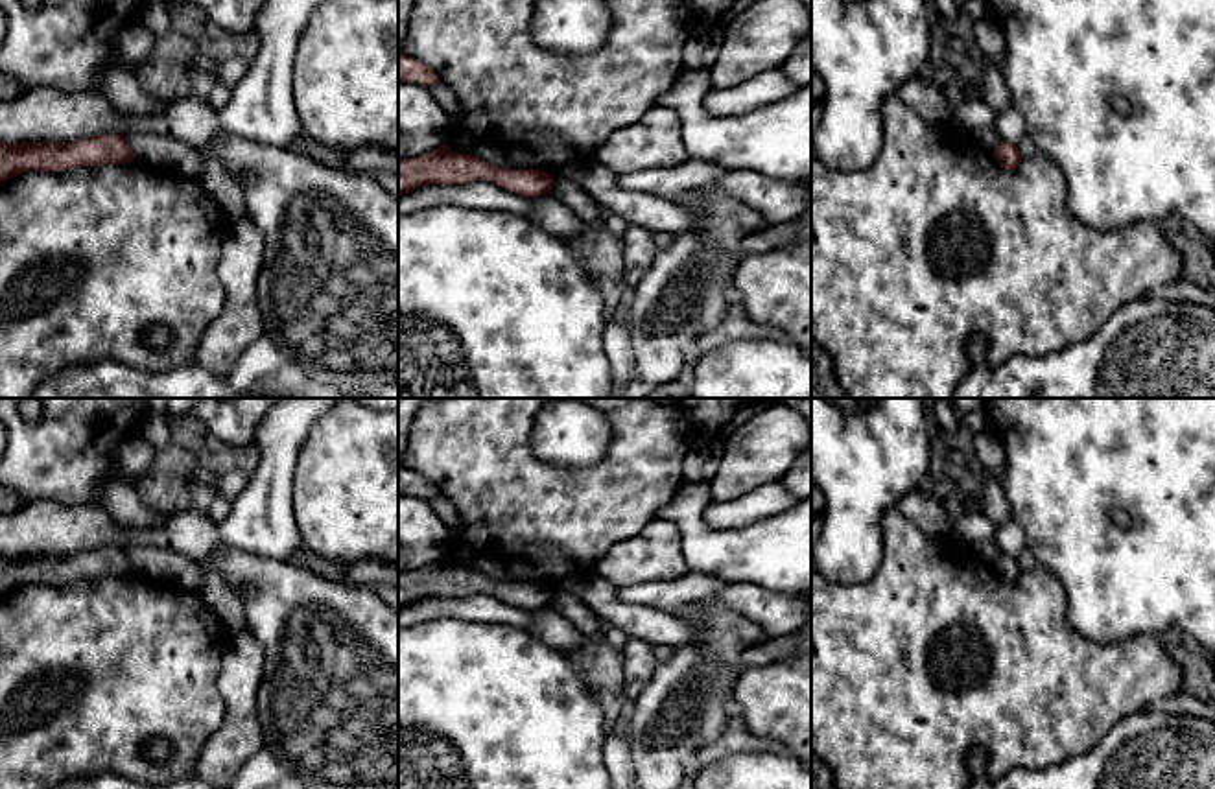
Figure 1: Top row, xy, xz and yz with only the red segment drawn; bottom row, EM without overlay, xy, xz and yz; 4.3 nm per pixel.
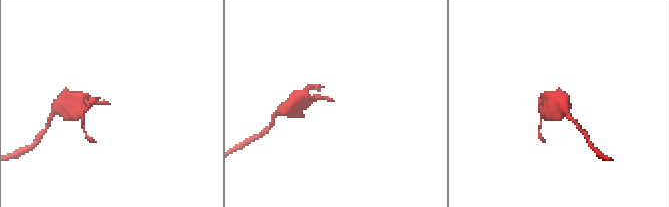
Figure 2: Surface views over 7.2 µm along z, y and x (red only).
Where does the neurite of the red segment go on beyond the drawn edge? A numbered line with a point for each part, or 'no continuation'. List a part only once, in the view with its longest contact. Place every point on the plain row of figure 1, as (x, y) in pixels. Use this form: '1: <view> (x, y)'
no continuation

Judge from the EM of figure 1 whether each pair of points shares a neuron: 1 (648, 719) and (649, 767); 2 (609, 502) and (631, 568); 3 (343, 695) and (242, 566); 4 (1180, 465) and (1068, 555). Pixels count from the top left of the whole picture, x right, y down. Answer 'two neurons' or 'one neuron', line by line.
1: one neuron
2: two neurons
3: one neuron
4: one neuron

